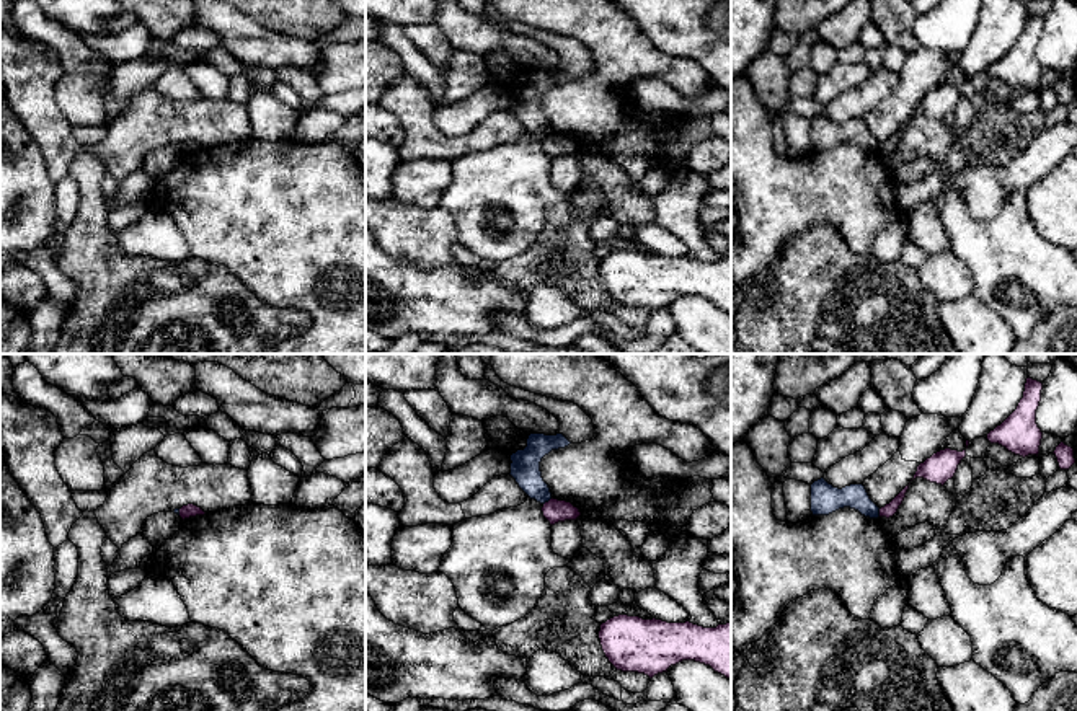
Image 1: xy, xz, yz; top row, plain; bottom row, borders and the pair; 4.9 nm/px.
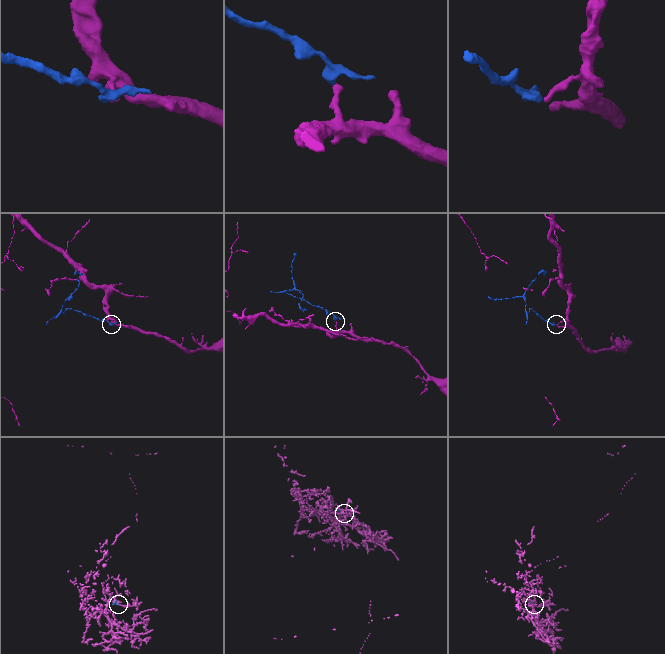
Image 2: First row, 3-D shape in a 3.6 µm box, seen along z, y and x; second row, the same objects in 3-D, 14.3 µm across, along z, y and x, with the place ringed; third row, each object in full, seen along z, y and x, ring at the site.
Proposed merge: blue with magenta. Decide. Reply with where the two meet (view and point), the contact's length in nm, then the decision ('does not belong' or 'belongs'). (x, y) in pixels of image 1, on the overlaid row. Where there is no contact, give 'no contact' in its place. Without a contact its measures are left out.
contact xz (547, 501); length 60 nm; does not belong

